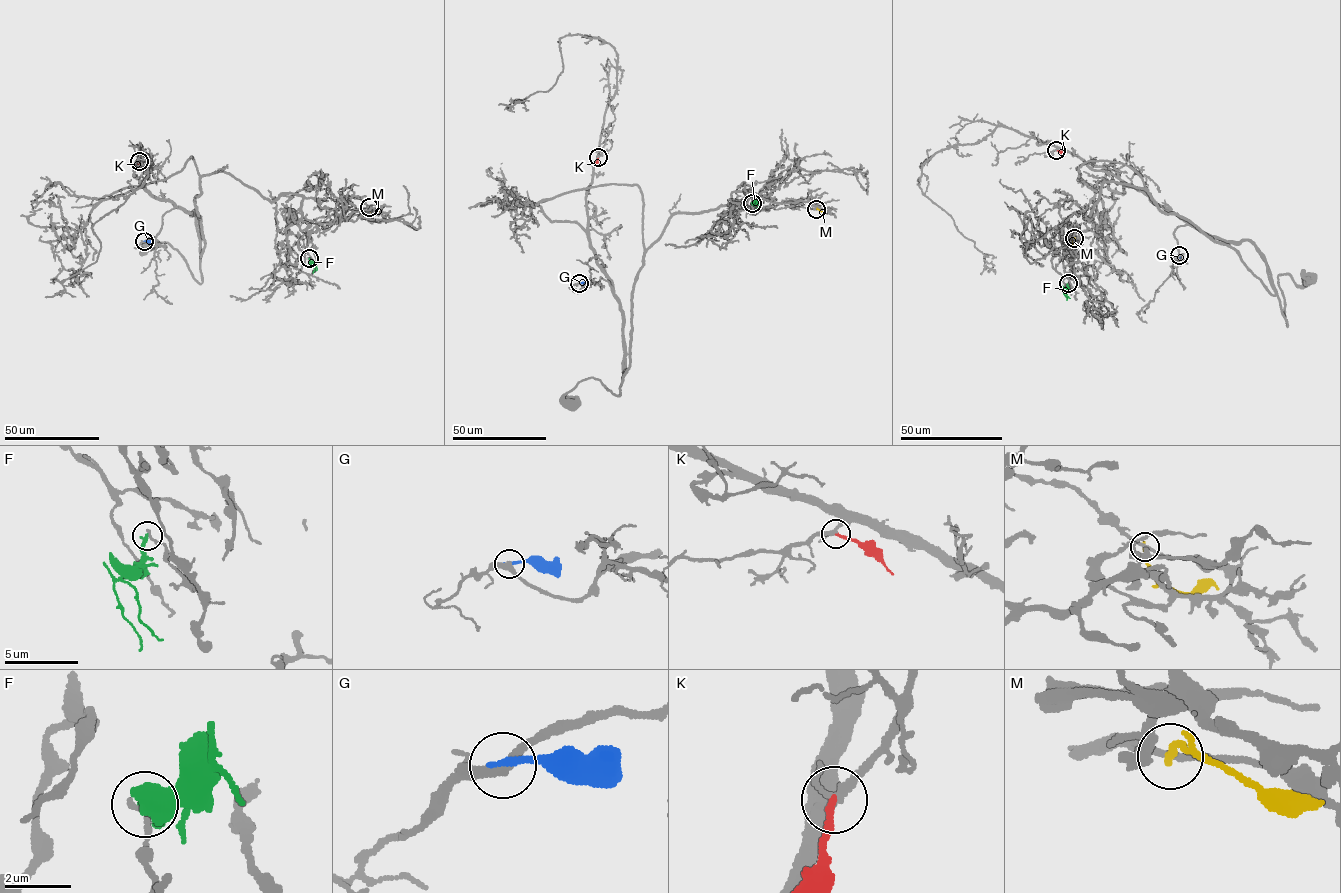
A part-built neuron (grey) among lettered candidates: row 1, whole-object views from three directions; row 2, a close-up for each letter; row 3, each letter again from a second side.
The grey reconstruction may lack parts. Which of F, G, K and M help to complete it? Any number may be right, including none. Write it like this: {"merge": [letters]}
{"merge": []}

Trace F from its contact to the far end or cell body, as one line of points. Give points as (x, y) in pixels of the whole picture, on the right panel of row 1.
F: (1067, 284), (1063, 290), (1067, 299)

